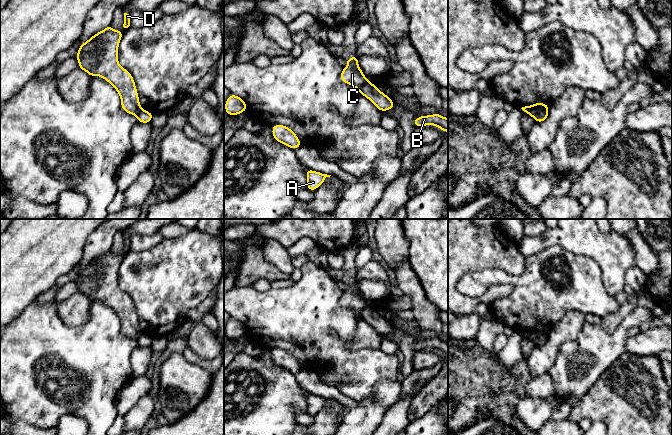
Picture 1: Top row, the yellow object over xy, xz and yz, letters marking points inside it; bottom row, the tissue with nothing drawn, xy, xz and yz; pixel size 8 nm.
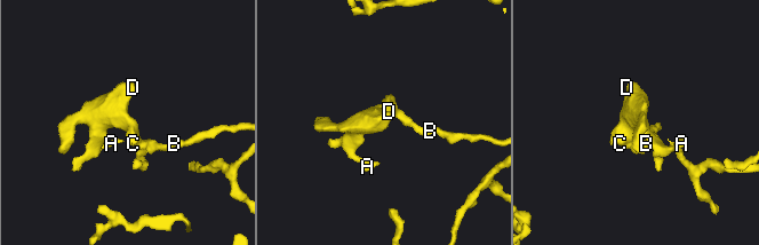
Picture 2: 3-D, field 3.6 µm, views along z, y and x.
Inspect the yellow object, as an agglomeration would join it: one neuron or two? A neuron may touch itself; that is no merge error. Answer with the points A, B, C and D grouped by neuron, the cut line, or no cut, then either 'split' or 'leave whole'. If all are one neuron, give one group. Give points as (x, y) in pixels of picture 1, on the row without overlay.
A C D / B; cut in yz along (547, 332), (540, 335), (534, 342); split

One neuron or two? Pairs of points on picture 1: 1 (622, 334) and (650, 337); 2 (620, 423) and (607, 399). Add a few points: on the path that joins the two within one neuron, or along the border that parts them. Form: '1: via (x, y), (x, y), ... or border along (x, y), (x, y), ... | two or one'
1: border along (629, 337), (625, 343), (624, 351) | two
2: via (620, 417), (620, 412), (613, 405) | one

